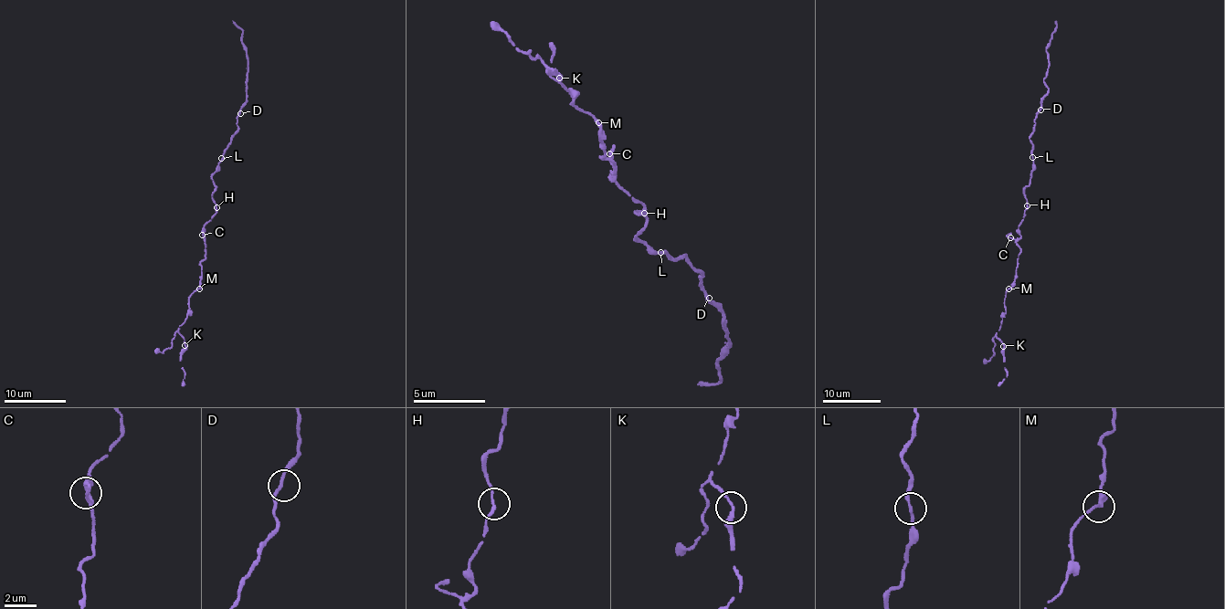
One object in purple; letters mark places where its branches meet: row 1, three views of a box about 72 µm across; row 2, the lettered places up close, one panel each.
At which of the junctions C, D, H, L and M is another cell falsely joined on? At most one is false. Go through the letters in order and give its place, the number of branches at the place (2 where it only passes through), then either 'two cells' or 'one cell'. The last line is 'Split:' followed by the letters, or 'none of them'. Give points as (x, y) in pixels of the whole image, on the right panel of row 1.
C: at (1010, 237); 2 branches meet; one cell
D: at (1040, 110); 2 branches meet; one cell
H: at (1027, 205); 2 branches meet; one cell
L: at (1032, 157); 2 branches meet; one cell
M: at (1008, 288); 2 branches meet; one cell
Split: none of them

